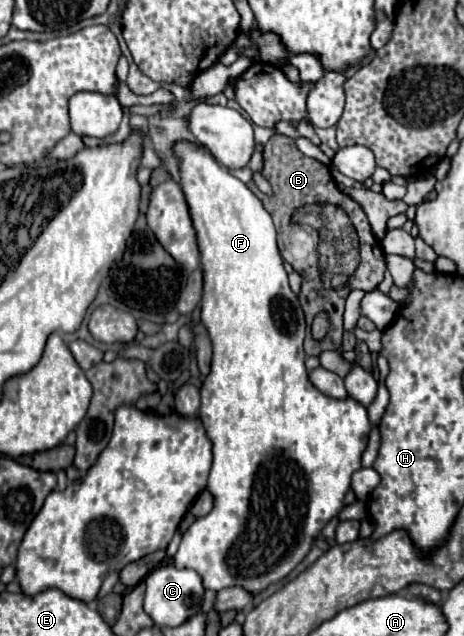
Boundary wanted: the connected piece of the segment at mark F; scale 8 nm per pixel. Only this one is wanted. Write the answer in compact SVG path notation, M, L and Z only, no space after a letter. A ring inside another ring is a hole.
M175 141L173 155L179 159L181 187L173 179L153 187L145 217L161 247L189 273L199 267L201 257L201 323L207 327L213 343L211 371L201 385L199 411L207 437L213 443L213 467L207 481L207 491L213 495L213 509L183 533L173 561L179 569L195 569L205 589L243 587L257 595L285 579L311 551L313 541L327 521L343 509L351 475L361 469L361 455L367 447L371 423L361 403L353 399L329 399L309 381L303 348L304 313L289 287L277 249L277 233L263 203L245 183L221 167L203 145Z

